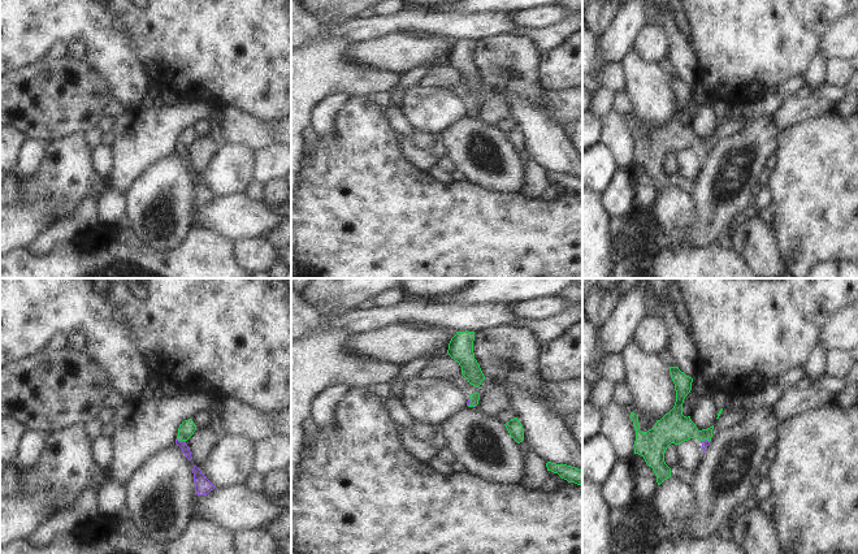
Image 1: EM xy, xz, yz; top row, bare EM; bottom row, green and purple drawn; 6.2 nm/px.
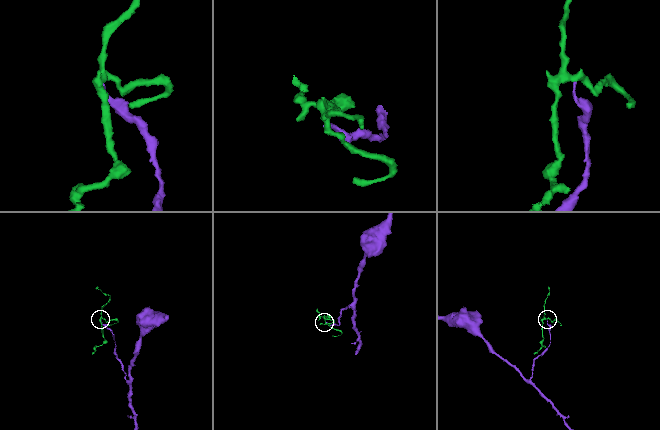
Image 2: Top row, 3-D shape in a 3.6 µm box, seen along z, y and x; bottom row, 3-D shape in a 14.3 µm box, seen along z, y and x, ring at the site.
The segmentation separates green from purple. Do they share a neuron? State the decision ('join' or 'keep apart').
keep apart

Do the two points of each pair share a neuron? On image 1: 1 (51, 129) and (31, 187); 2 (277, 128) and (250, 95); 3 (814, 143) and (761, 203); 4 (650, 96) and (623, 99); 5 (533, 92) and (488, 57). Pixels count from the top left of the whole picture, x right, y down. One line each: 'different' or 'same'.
1: different
2: different
3: different
4: different
5: same

